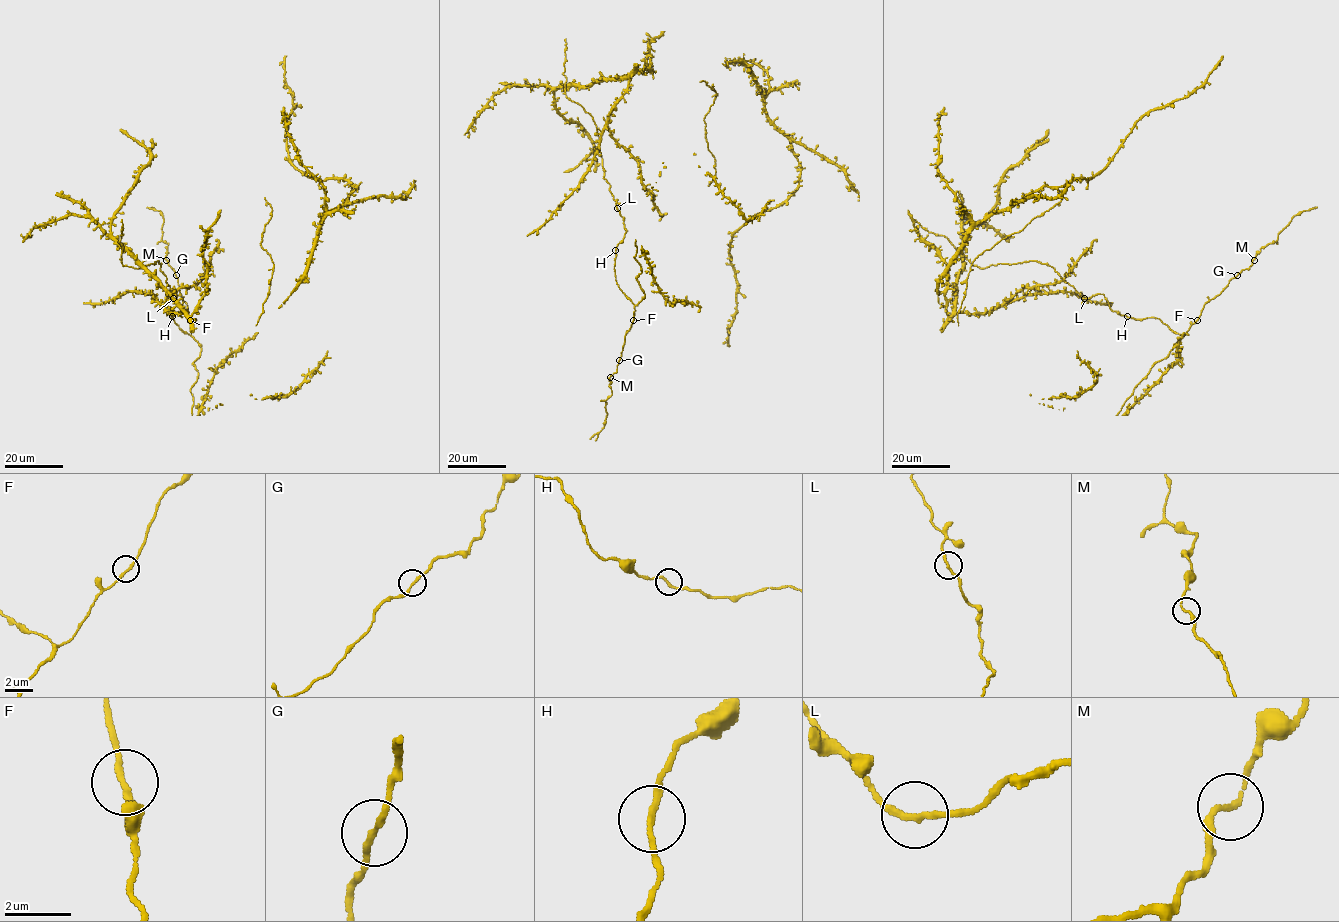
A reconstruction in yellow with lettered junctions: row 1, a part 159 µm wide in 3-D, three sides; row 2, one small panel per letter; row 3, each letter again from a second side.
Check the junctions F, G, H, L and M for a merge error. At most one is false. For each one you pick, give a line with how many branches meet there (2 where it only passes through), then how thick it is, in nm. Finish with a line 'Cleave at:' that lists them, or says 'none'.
Cleave at: none

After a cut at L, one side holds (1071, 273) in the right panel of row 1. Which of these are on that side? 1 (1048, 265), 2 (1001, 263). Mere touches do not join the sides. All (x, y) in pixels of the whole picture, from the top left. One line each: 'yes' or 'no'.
1: no
2: no

